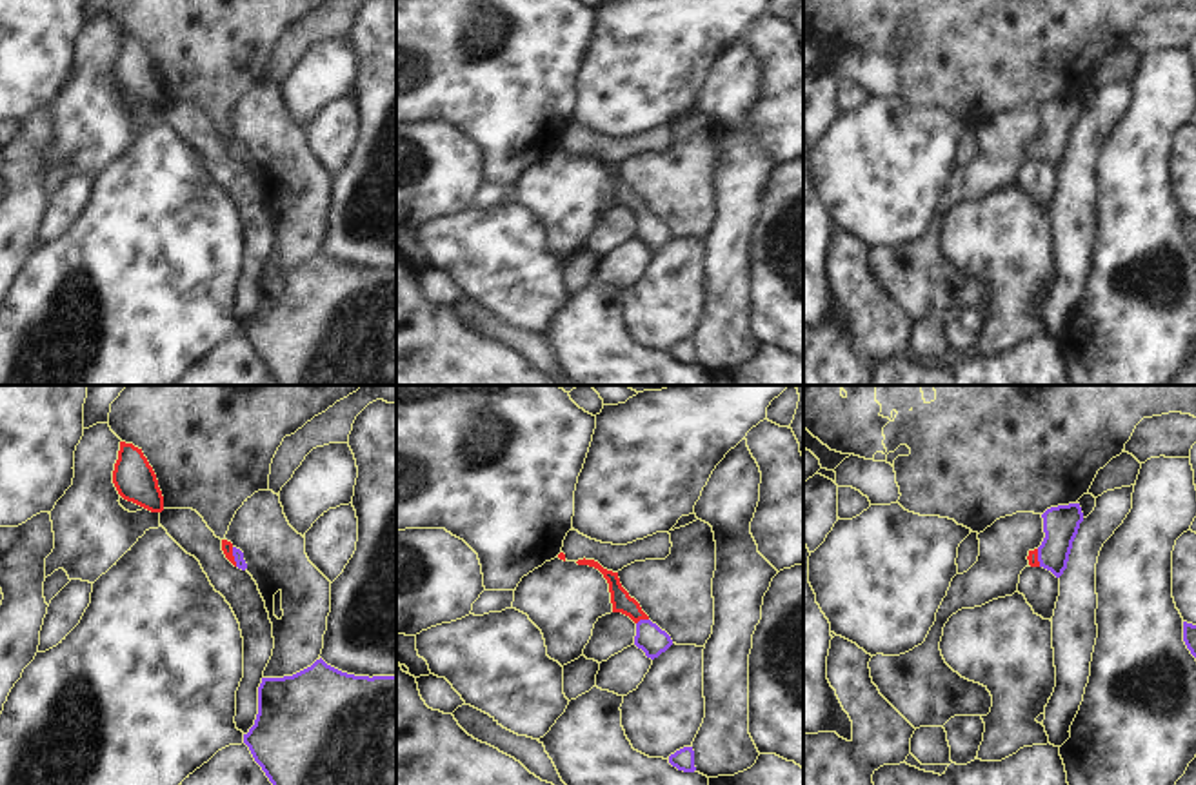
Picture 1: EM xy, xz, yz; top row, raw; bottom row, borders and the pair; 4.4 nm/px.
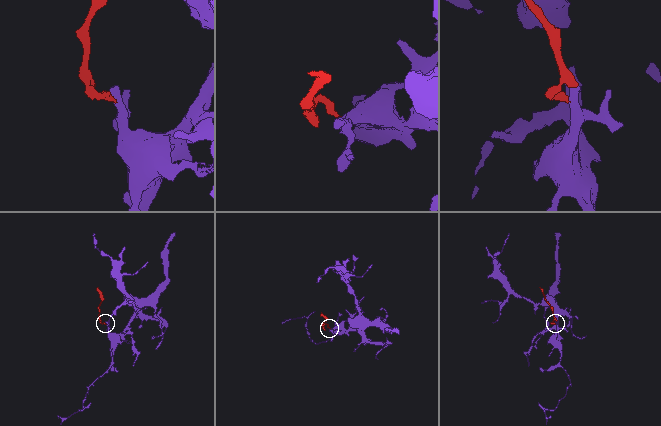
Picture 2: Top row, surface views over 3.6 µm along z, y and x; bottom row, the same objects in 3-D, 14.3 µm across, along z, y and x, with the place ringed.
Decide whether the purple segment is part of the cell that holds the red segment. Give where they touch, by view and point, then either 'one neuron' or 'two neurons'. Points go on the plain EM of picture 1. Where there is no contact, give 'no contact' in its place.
xy (233, 149) | one neuron

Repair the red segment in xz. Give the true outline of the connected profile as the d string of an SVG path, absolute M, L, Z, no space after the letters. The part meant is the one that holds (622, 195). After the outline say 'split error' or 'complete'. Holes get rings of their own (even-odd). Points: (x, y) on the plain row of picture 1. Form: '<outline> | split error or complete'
M583 151L576 156L594 160L603 167L609 176L613 205L622 205L636 216L634 238L642 242L647 251L654 253L673 238L671 229L653 216L640 196L622 180L618 165L603 162L594 153Z | split error

